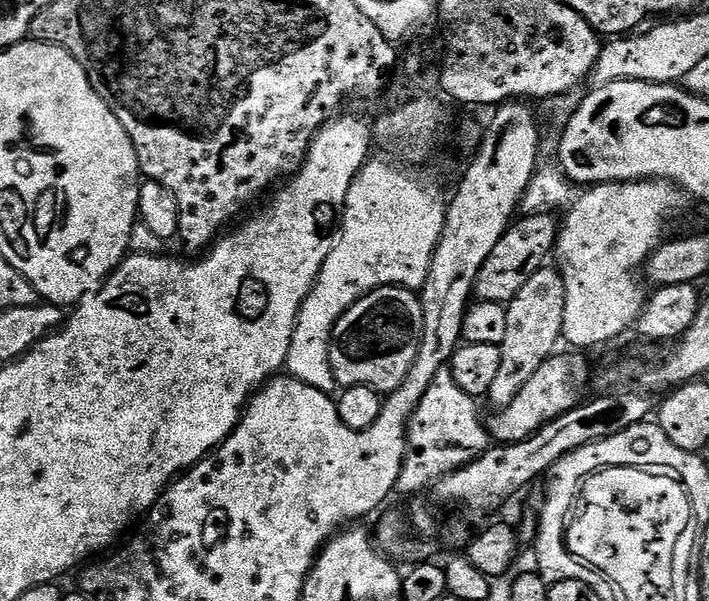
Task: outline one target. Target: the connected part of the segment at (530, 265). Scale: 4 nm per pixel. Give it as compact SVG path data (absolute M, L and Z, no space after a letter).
M524 214L504 231L498 246L490 250L490 258L486 258L486 262L482 262L482 270L478 270L474 293L476 300L507 306L535 272L549 263L558 235L558 220L552 216L555 215Z

